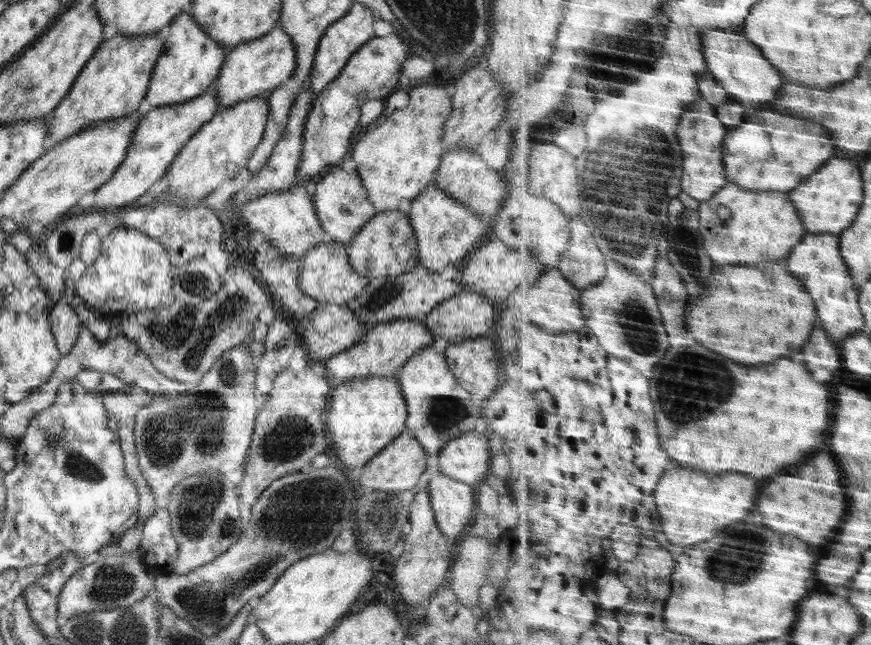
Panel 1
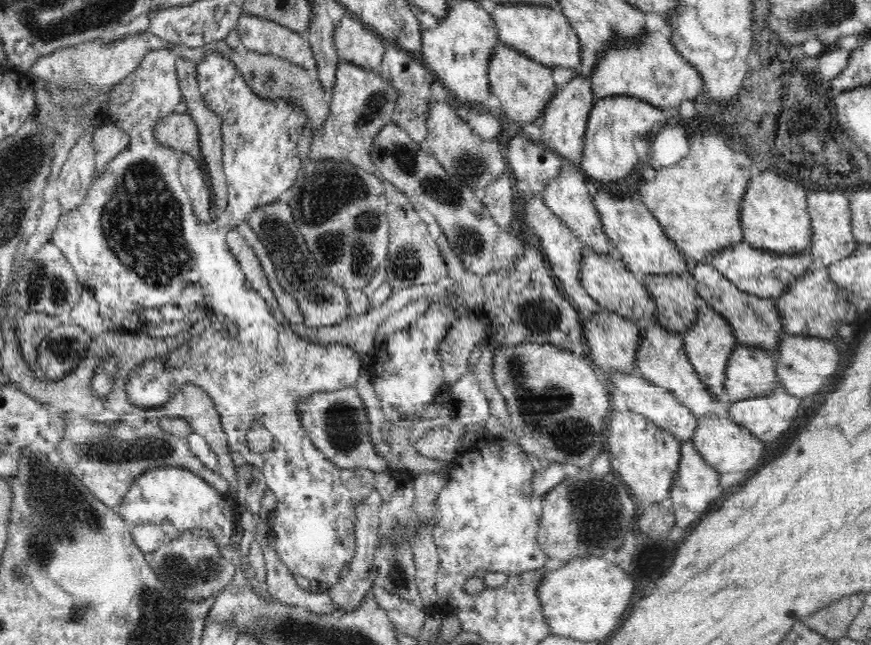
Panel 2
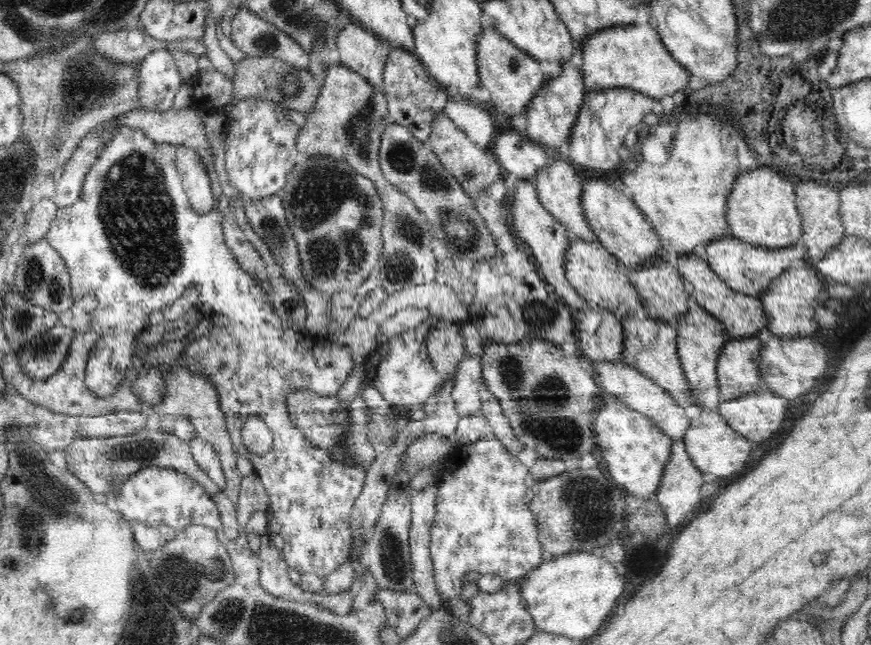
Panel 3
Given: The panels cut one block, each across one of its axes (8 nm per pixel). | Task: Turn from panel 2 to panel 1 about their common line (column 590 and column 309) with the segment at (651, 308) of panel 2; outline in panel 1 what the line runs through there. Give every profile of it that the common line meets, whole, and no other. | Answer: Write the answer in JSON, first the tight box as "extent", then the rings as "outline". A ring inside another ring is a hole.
{"extent":[299,241,370,306],"outline":[[[330,241],[310,248],[304,255],[304,264],[300,268],[299,287],[302,288],[302,292],[306,293],[306,296],[316,300],[319,306],[323,304],[345,305],[363,293],[364,287],[370,282],[352,269],[346,247],[341,243]]]}

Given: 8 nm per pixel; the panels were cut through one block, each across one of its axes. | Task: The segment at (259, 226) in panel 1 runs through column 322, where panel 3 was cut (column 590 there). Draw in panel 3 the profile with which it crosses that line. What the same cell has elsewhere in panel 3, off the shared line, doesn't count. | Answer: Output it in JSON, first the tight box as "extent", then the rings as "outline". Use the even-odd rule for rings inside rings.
{"extent":[532,155,600,243],"outline":[[[554,155],[551,163],[547,164],[541,171],[536,173],[532,180],[537,190],[540,204],[558,221],[560,221],[568,232],[578,236],[588,243],[600,242],[596,234],[592,233],[590,225],[584,216],[581,205],[583,181],[577,167],[567,159]]]}

